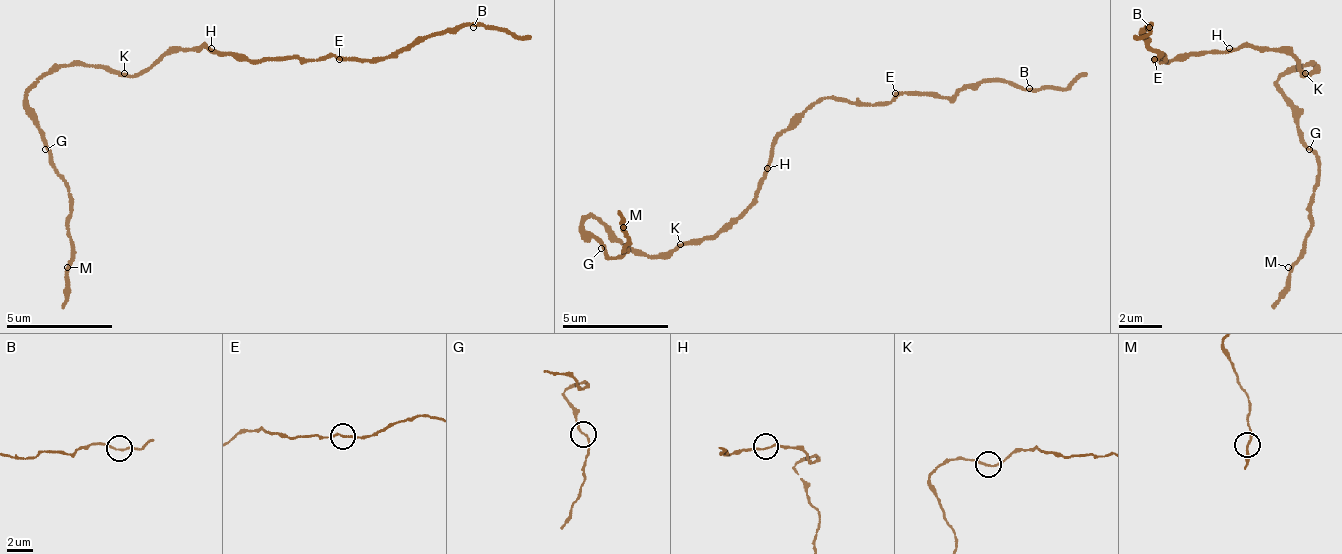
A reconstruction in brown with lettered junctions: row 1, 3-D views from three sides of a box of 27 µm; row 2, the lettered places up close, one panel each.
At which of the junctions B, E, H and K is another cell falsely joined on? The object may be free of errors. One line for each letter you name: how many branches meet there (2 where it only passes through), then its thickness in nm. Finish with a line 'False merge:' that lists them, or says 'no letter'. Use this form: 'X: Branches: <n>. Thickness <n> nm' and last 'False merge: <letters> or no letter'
False merge: no letter

